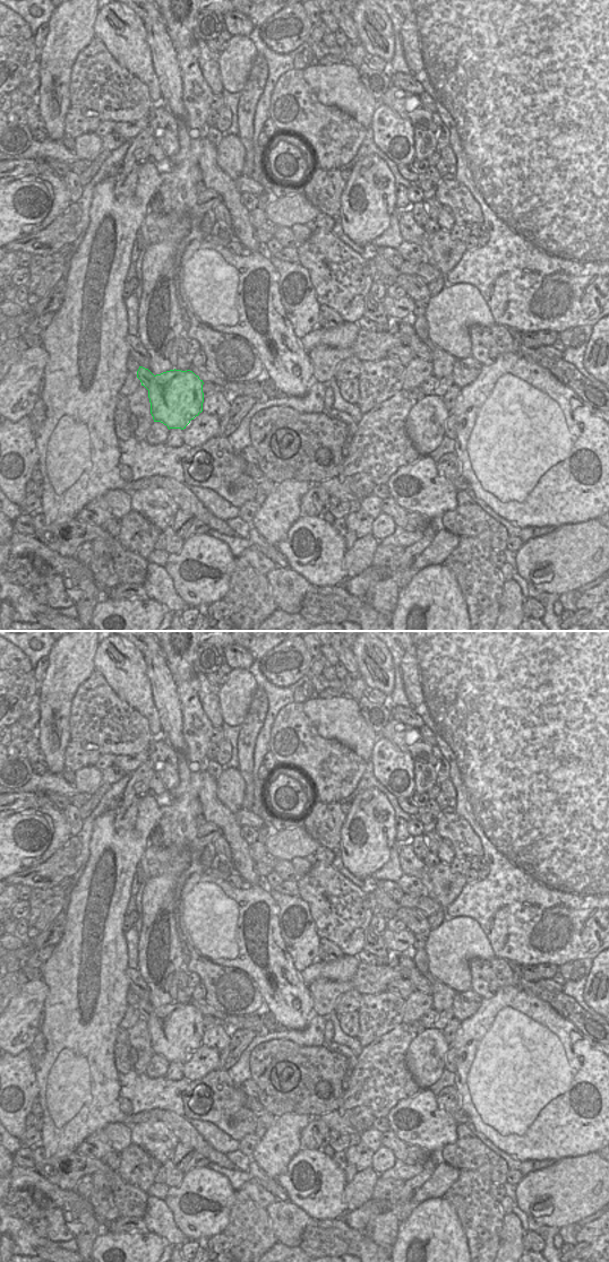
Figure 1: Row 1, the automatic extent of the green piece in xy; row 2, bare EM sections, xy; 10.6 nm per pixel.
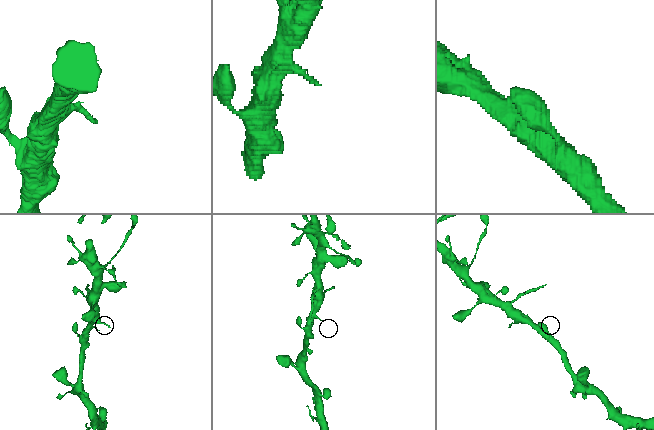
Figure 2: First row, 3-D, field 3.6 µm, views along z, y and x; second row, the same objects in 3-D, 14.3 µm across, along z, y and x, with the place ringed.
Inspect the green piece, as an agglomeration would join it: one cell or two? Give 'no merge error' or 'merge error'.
no merge error

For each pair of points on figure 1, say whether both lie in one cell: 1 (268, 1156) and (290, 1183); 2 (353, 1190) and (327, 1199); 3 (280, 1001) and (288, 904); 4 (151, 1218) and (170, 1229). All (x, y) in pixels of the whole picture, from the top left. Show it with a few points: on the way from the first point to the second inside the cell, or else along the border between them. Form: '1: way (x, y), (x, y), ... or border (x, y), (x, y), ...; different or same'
1: border (298, 1151), (286, 1169), (275, 1178); different
2: border (345, 1183), (344, 1202), (348, 1210); different
3: border (279, 916), (280, 935), (294, 967); different
4: way (155, 1218), (165, 1227); same

